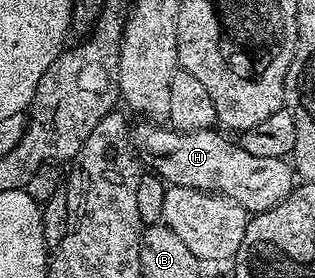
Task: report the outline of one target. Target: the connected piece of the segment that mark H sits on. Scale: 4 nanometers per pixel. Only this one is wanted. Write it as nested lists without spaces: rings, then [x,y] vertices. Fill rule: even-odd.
[[[140,120],[140,123],[133,125],[131,127],[132,131],[132,143],[136,145],[137,151],[146,159],[148,157],[148,162],[153,166],[151,168],[157,175],[160,176],[167,183],[168,186],[181,186],[182,188],[192,188],[196,190],[201,190],[207,192],[209,195],[220,194],[224,198],[229,198],[230,200],[234,200],[238,204],[242,204],[242,208],[246,211],[251,212],[253,215],[260,214],[264,210],[269,210],[270,208],[274,208],[279,202],[282,200],[286,200],[286,196],[290,196],[294,189],[294,181],[292,182],[292,178],[294,179],[294,170],[291,165],[285,159],[282,158],[267,158],[266,156],[250,156],[250,152],[246,152],[241,146],[239,146],[235,141],[232,142],[225,136],[223,133],[216,134],[217,131],[215,129],[210,130],[177,130],[175,128],[167,128],[168,130],[163,130],[163,125],[157,124],[152,120]]]

